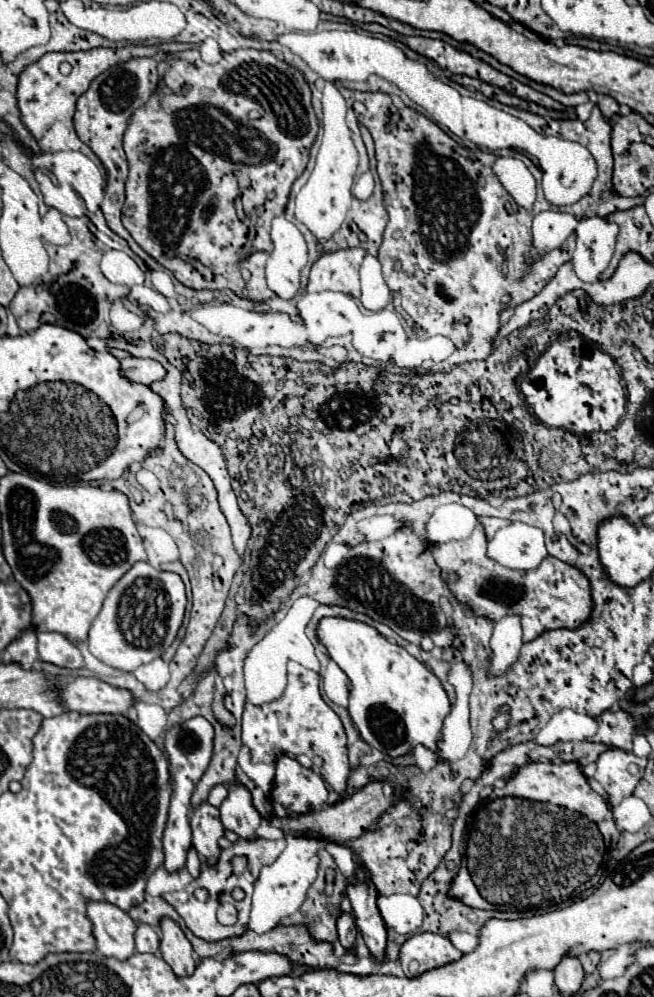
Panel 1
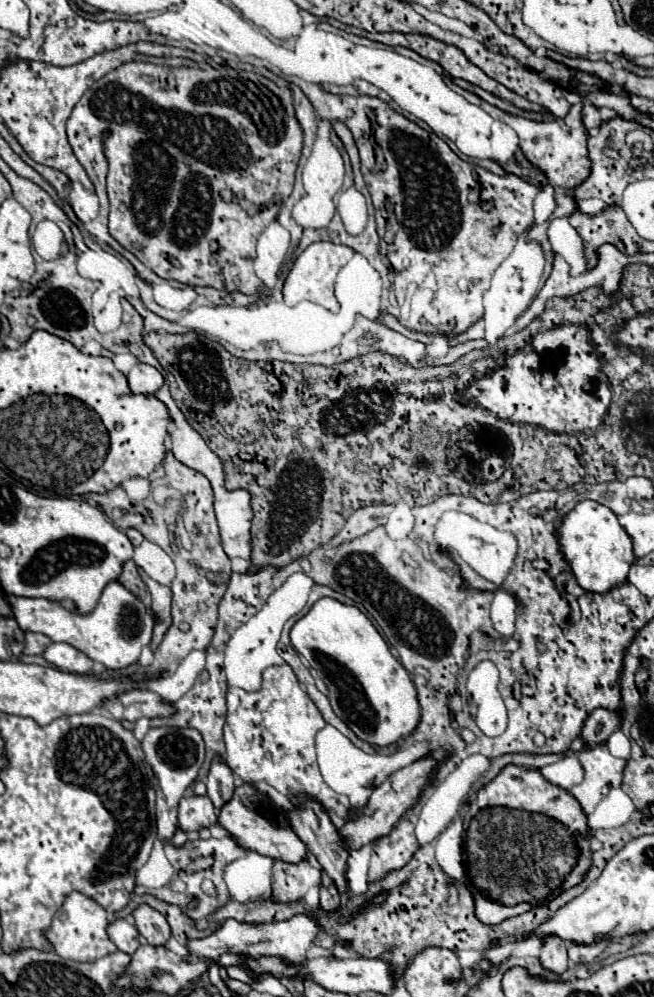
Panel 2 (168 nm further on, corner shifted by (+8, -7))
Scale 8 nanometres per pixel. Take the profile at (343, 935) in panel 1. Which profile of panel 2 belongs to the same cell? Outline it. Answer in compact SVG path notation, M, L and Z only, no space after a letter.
M329 885L329 887L319 887L319 893L321 893L321 909L325 913L335 913L339 909L339 891Z

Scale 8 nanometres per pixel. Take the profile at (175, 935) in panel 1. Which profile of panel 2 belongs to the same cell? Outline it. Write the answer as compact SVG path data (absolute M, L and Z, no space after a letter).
M141 905L139 909L135 909L133 917L135 917L141 937L145 937L145 941L149 945L153 945L153 947L167 945L167 941L173 937L171 927L165 921L165 917L159 911L151 909L149 905Z

